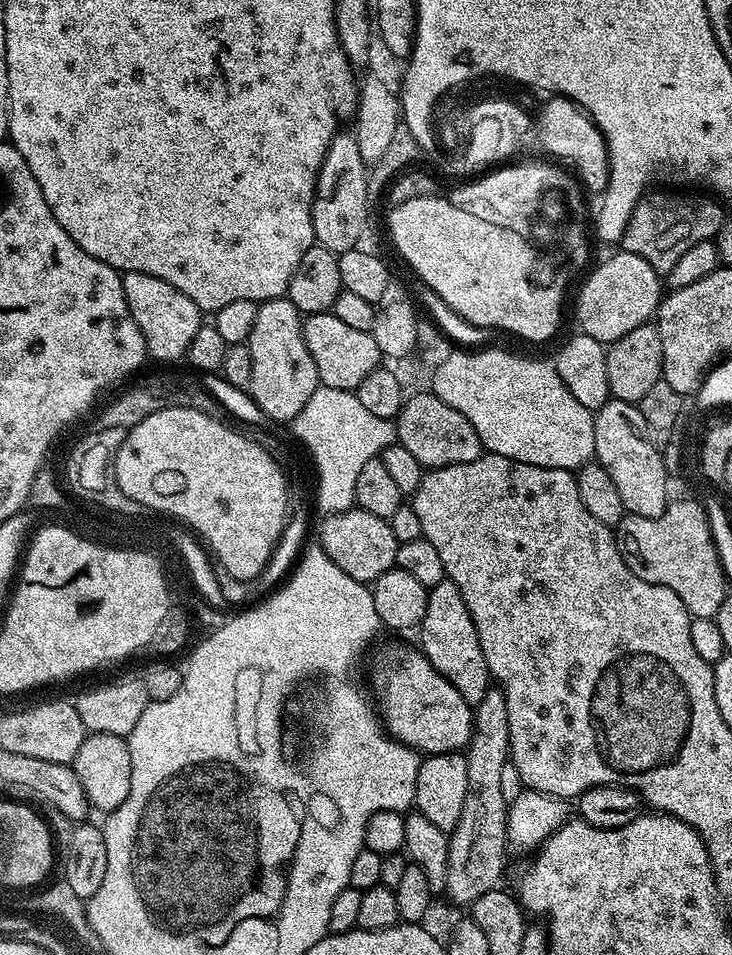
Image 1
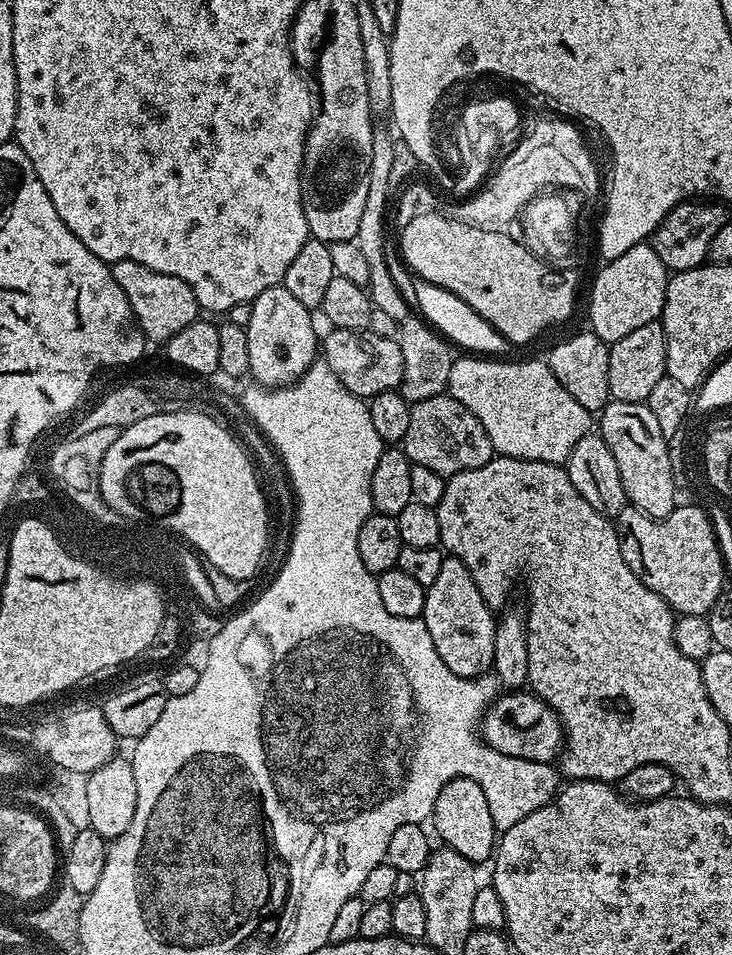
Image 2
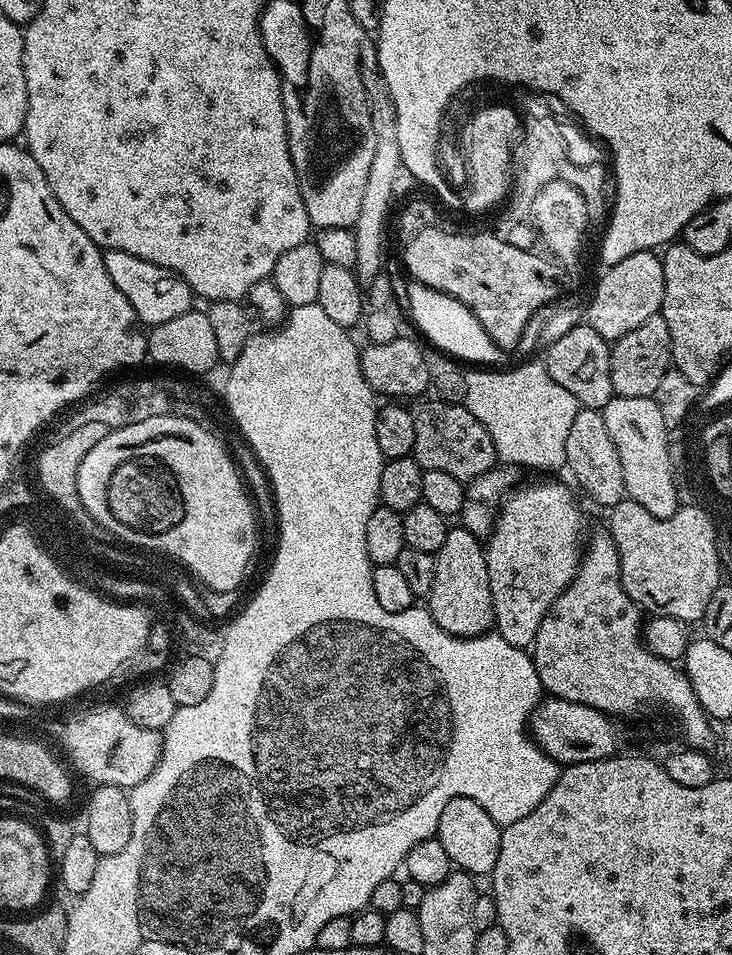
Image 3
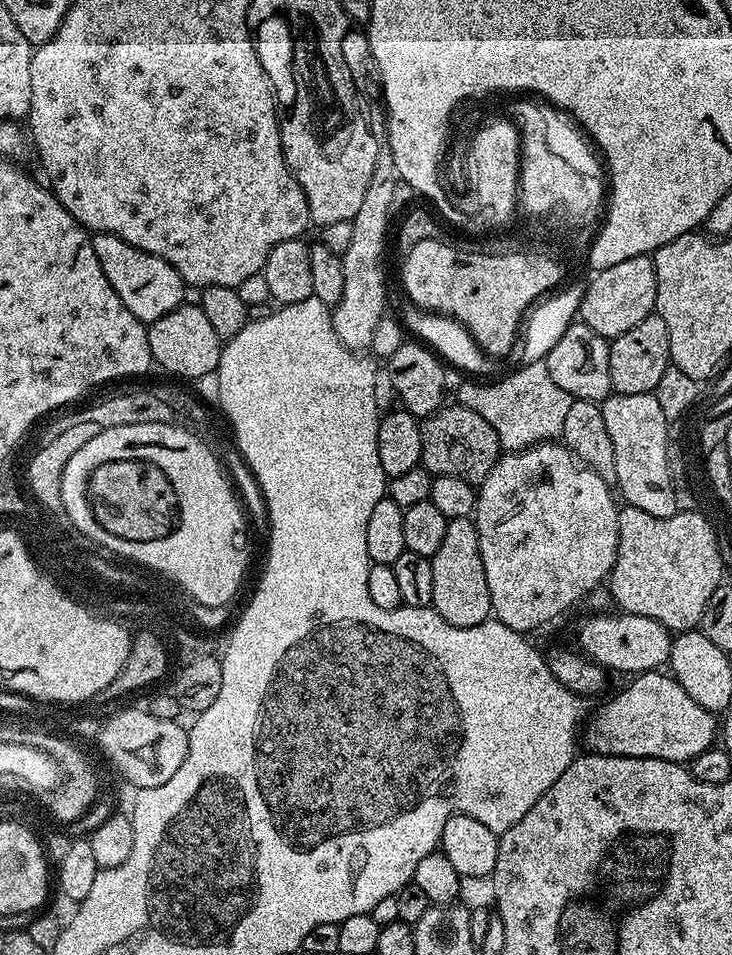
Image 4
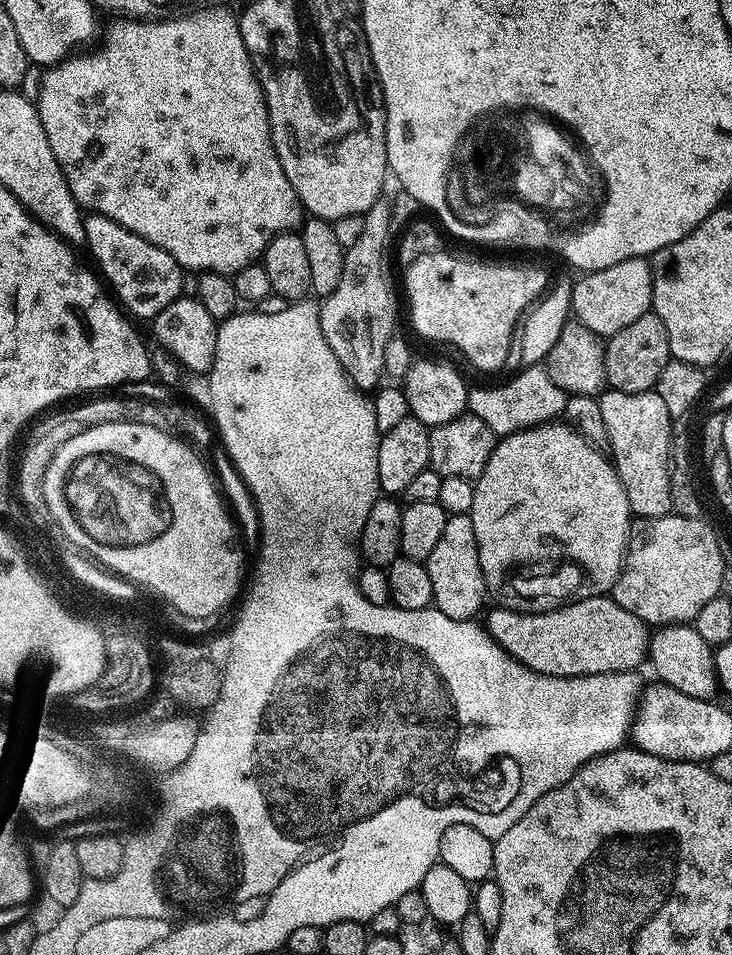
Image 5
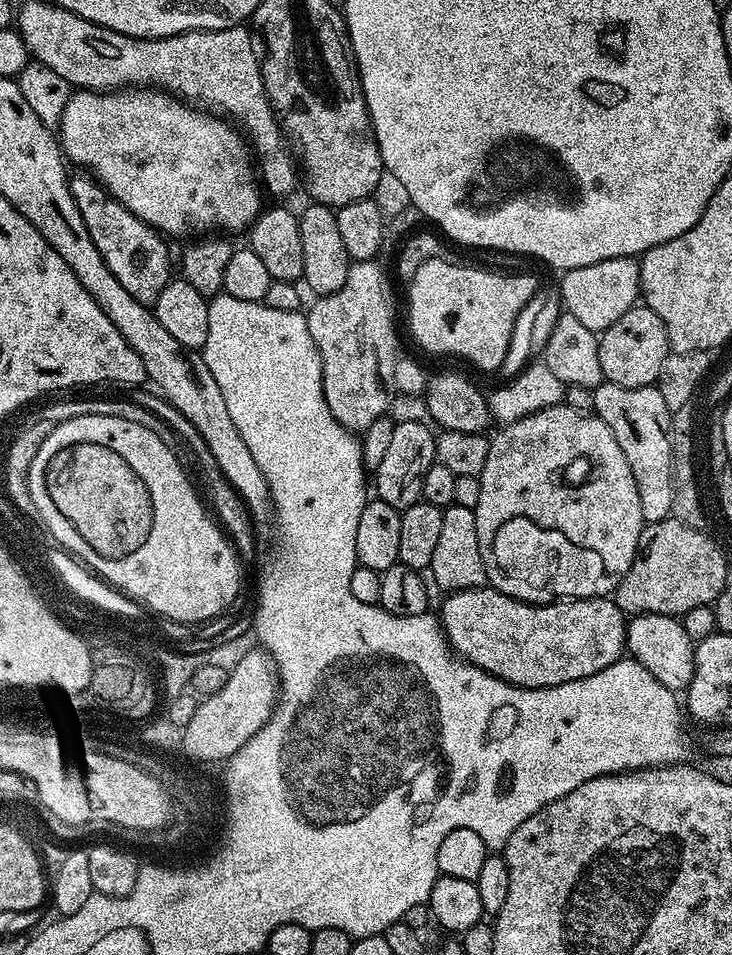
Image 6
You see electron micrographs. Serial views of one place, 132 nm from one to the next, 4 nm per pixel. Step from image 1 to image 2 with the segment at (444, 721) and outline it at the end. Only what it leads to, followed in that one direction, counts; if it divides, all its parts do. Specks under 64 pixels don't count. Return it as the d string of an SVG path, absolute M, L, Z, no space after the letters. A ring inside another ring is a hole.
M516 690L511 694L501 695L489 707L482 717L482 739L485 744L502 754L526 758L539 764L552 764L561 755L566 744L559 714L528 690Z

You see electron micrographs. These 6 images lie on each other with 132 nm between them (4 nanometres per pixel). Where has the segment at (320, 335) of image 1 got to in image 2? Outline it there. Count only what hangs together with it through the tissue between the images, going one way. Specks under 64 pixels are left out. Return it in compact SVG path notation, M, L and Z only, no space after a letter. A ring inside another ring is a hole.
M332 328L329 336L322 340L322 360L334 374L338 374L338 382L346 386L346 390L361 398L371 398L383 392L395 392L403 382L402 353L398 342L390 336L380 336L371 330L346 330Z

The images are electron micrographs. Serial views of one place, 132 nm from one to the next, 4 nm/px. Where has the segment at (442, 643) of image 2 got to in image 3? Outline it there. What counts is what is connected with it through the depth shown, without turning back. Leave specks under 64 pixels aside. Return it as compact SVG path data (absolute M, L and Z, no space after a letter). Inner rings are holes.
M463 526L449 527L446 542L434 553L434 587L426 597L428 613L452 636L485 635L493 627L488 557L481 537Z

